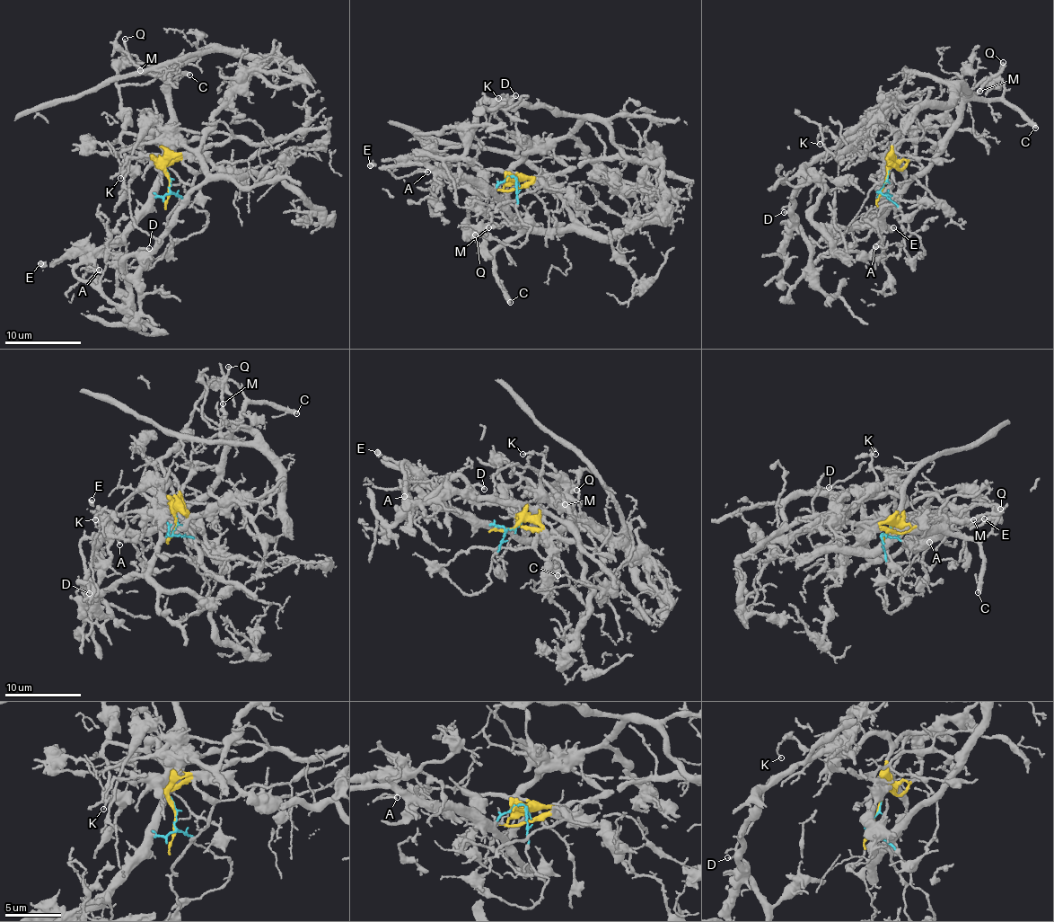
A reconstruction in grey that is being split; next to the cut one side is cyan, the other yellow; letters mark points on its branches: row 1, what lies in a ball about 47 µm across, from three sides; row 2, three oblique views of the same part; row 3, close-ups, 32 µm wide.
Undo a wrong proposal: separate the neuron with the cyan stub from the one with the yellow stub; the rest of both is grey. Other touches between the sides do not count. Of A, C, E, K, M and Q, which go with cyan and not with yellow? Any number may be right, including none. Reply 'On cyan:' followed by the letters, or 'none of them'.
On cyan: A, C, E

